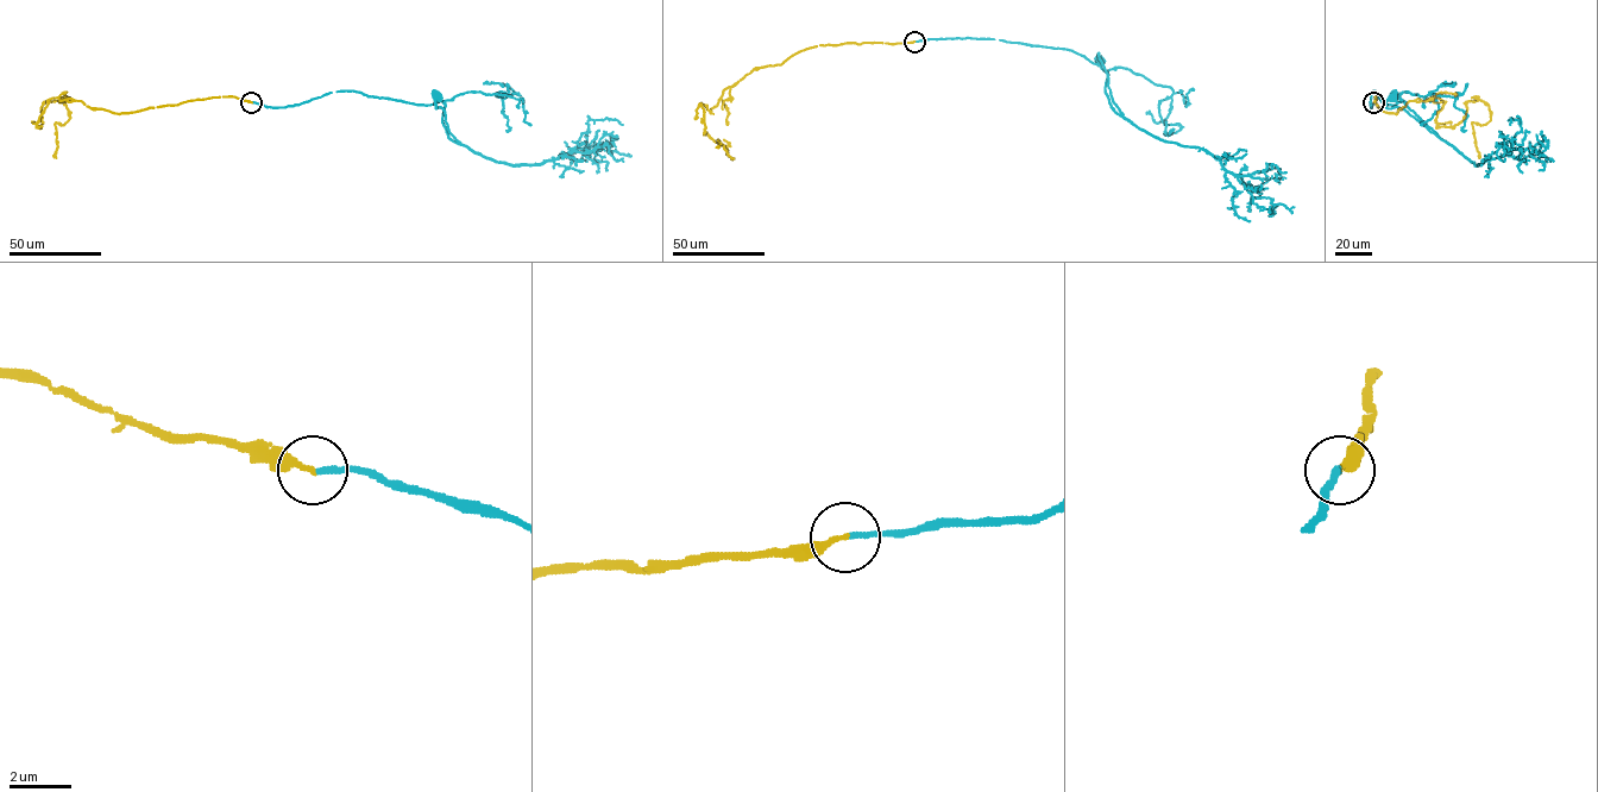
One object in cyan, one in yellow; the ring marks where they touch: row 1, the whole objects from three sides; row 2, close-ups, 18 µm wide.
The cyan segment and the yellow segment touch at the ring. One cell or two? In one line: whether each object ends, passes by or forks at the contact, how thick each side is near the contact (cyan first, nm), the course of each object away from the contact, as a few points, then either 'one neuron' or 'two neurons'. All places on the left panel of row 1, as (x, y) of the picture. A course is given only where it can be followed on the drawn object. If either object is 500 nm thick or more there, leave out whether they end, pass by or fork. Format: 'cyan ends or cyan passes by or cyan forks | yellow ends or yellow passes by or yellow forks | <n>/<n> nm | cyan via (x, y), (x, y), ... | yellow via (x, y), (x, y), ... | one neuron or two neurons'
cyan ends | yellow ends | 180/200 nm | cyan via (252, 102), (285, 107), (341, 90), (441, 100), (442, 123), (459, 143), (438, 96) | yellow via (251, 102), (118, 113), (51, 98), (36, 125), (45, 101), (64, 101), (56, 158) | one neuron

